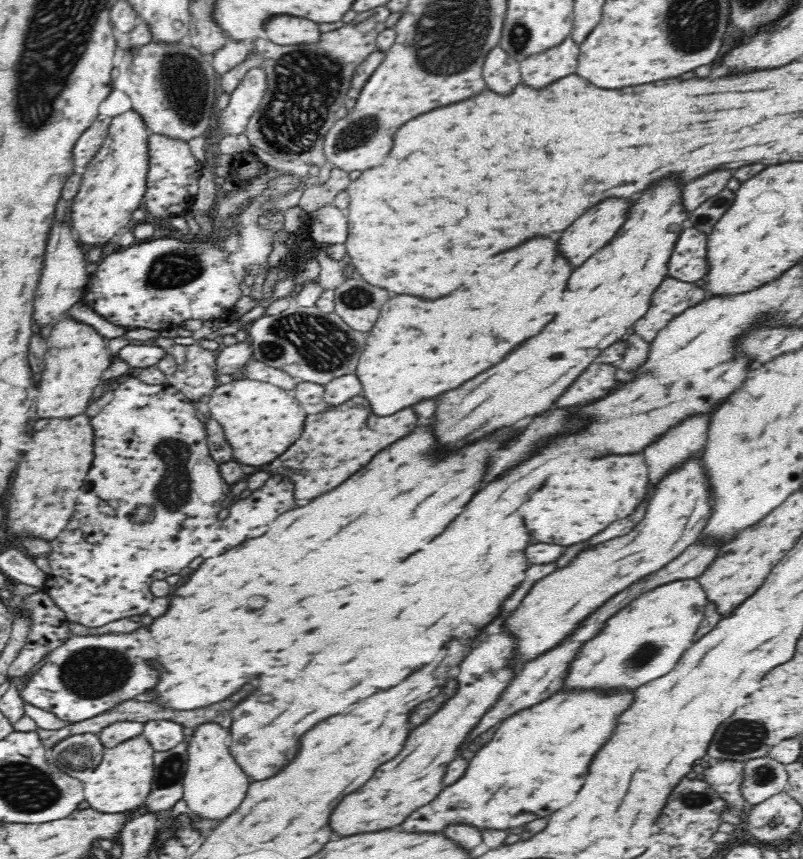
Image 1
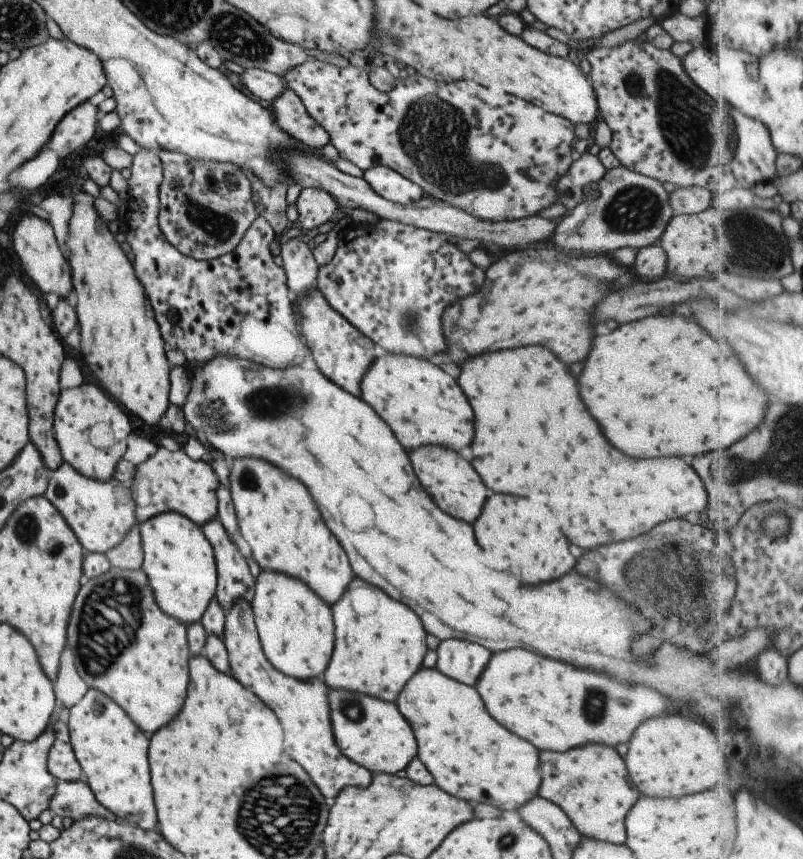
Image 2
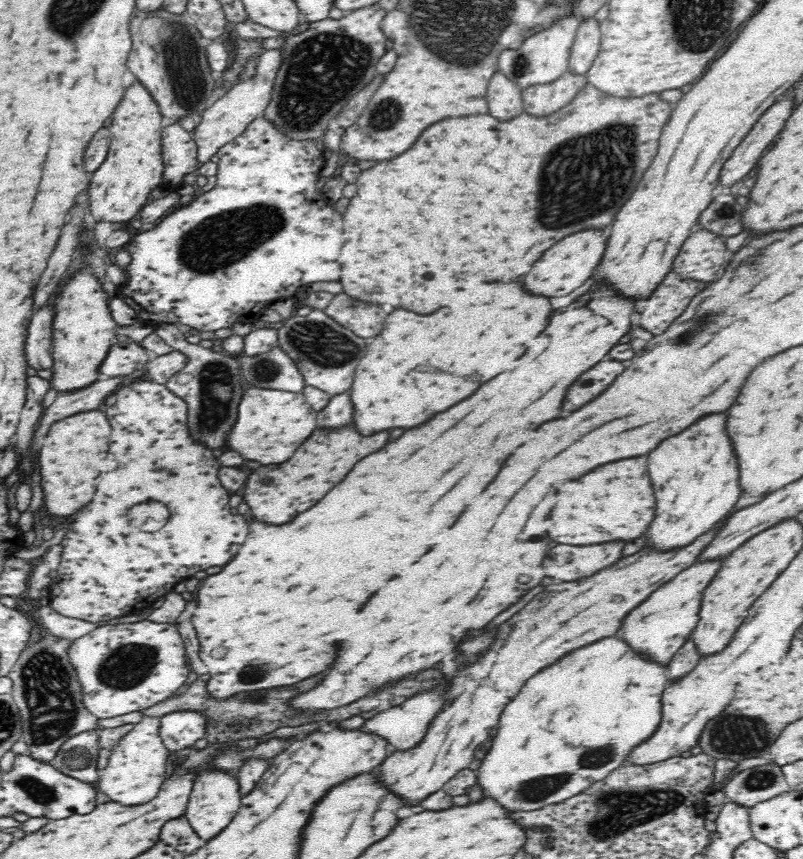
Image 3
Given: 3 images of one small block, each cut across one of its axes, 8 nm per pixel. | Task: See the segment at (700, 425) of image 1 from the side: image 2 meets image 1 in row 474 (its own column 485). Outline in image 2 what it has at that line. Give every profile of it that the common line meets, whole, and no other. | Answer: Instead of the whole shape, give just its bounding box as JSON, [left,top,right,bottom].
[434,640,491,686]

